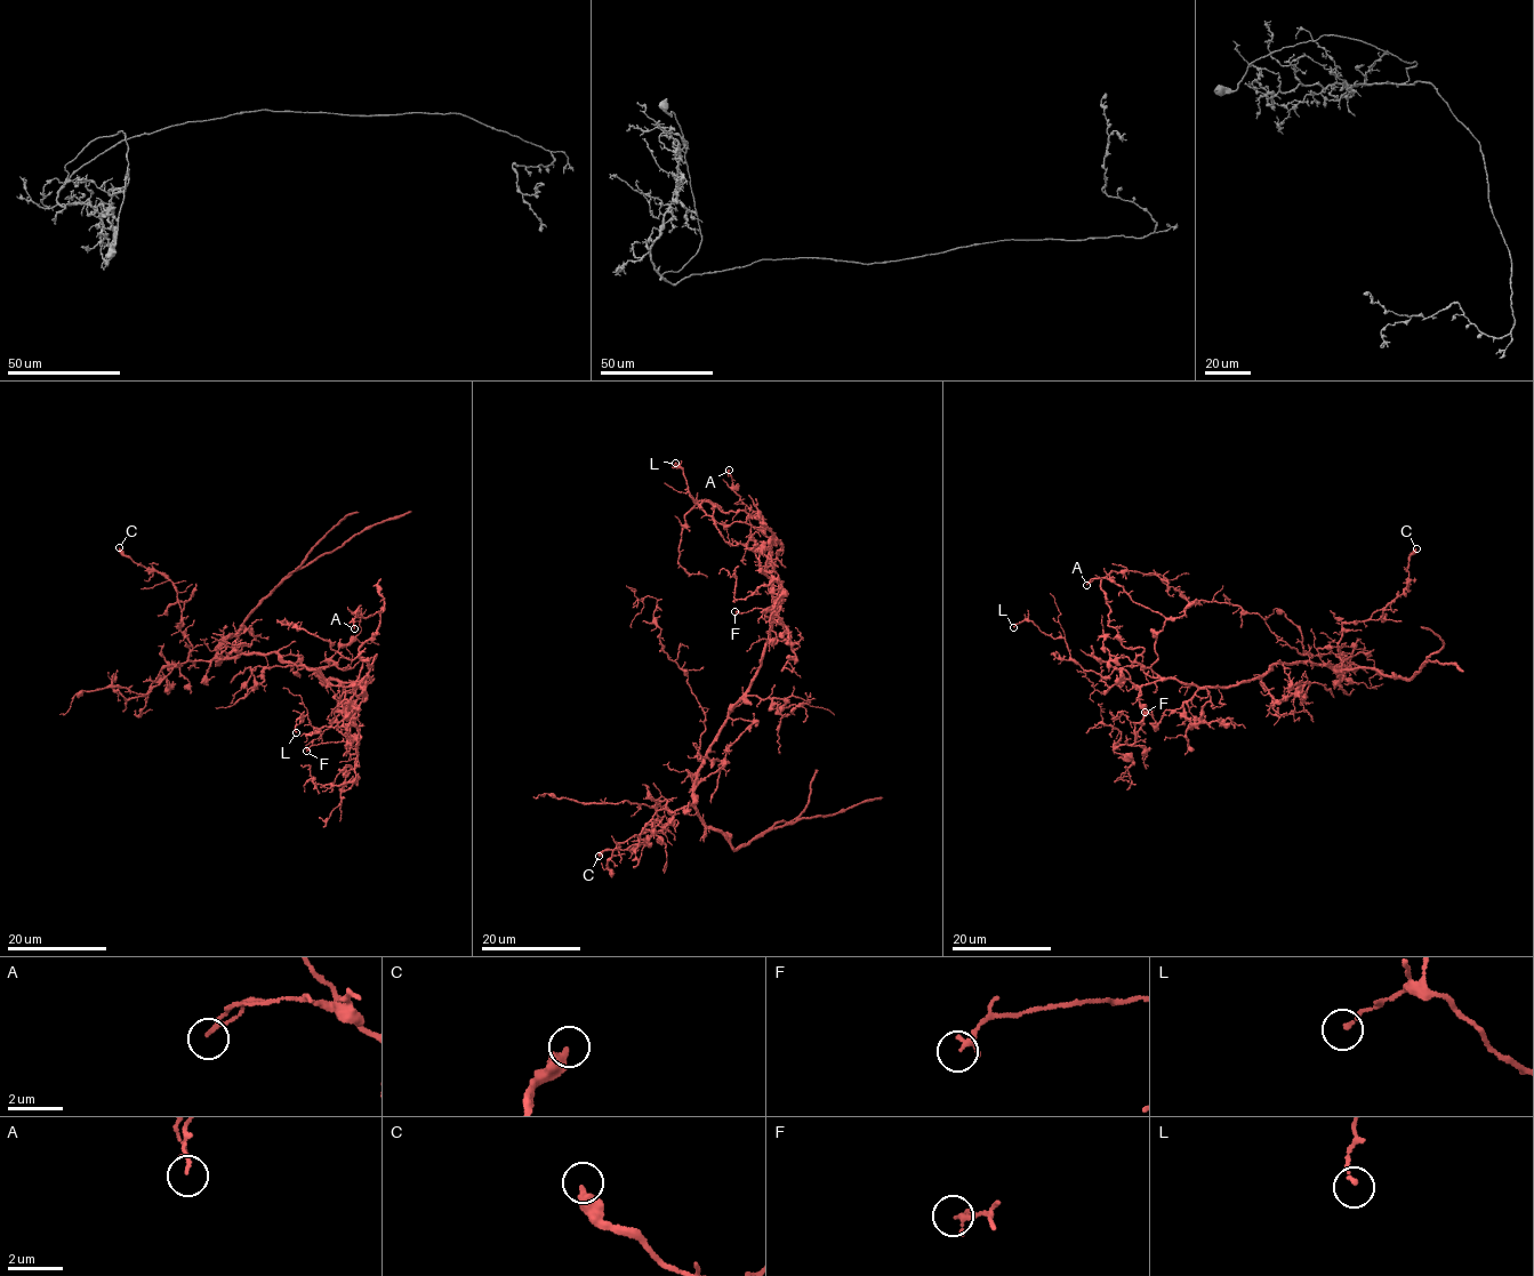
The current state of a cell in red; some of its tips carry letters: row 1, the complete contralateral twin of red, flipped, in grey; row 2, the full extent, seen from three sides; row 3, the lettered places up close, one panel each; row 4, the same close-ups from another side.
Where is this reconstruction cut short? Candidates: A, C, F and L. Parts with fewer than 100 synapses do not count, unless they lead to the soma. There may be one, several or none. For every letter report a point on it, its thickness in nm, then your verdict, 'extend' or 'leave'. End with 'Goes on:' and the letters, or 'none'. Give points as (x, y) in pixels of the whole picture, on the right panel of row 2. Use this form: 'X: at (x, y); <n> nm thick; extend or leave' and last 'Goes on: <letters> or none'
A: at (1086, 585); 110 nm thick; leave
C: at (1416, 548); 480 nm thick; leave
F: at (1145, 712); 200 nm thick; leave
L: at (1013, 627); 130 nm thick; leave
Goes on: none

